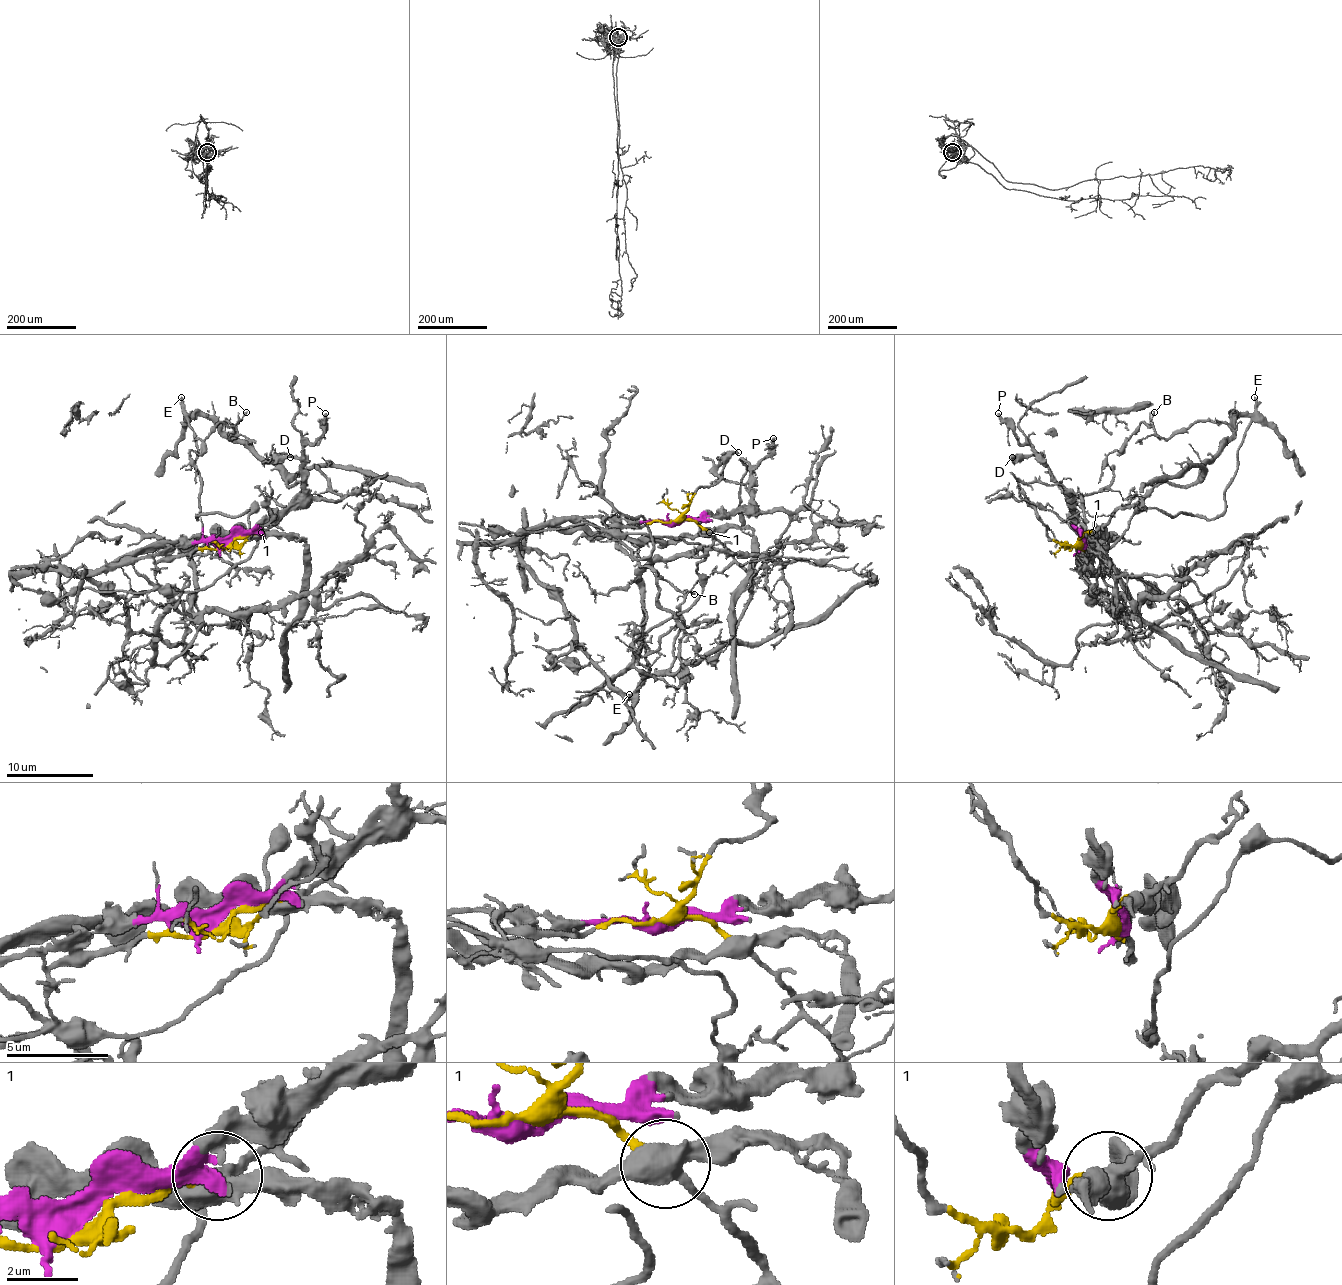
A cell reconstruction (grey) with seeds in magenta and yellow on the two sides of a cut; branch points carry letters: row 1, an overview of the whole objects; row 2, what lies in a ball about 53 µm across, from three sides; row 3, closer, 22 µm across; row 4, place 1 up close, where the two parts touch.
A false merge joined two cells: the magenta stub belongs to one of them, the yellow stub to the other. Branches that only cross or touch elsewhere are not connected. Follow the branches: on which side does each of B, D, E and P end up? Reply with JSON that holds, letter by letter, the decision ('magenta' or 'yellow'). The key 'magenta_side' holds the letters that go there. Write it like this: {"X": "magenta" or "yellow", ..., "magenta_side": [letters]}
{"B": "yellow", "D": "magenta", "E": "yellow", "P": "magenta", "magenta_side": ["D", "P"]}

